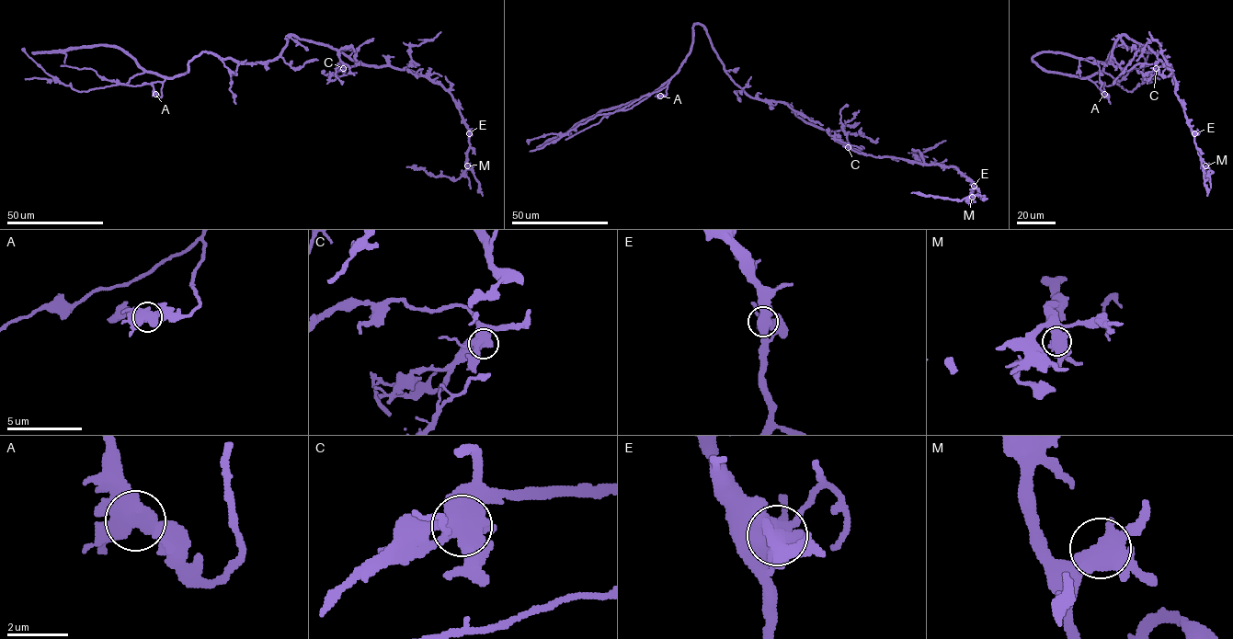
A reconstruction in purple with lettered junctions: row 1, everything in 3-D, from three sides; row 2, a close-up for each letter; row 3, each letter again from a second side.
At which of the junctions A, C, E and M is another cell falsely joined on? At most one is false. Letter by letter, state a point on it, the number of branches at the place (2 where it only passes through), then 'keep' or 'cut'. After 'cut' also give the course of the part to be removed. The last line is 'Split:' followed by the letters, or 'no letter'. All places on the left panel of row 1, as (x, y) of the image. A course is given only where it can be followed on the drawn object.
A: at (155, 94); 3 branches meet; keep
C: at (343, 68); 3 branches meet; keep
E: at (469, 133); 3 branches meet; keep
M: at (467, 165); 3 branches meet; keep
Split: no letter

